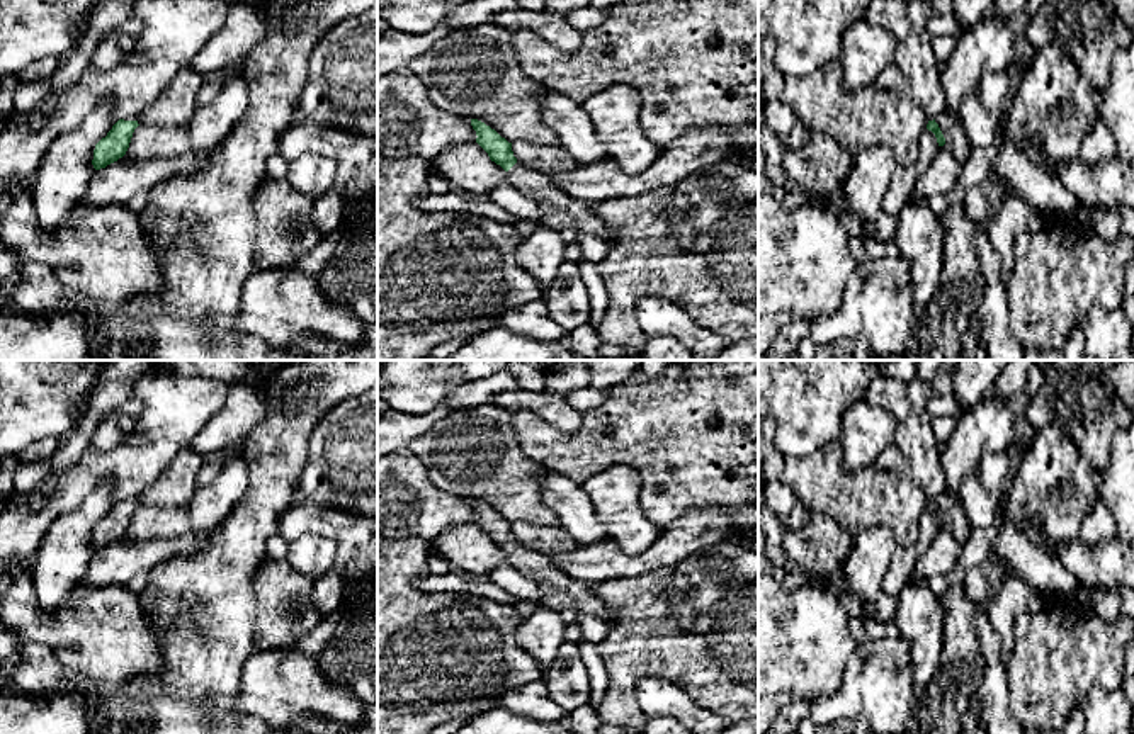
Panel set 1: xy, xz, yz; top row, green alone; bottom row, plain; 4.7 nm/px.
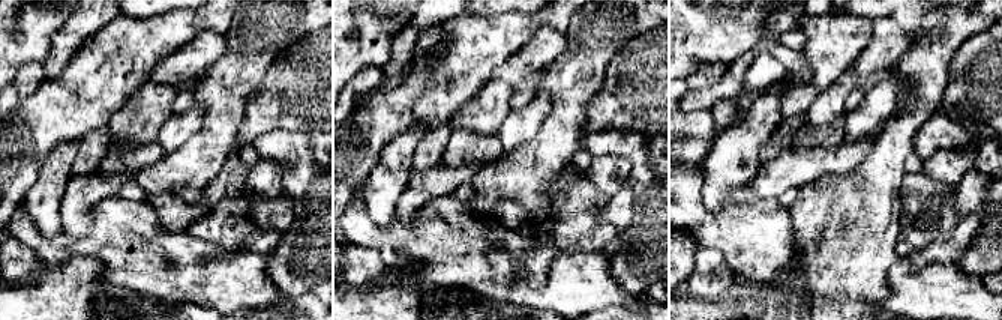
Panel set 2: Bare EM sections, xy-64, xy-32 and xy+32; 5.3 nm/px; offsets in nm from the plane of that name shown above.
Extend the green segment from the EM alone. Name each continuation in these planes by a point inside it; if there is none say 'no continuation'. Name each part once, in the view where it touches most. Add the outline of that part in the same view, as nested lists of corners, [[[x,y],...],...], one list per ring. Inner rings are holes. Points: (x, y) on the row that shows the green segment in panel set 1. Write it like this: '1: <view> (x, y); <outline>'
1: yz (951, 126); [[[942,112],[935,117],[935,122],[945,138],[945,146],[961,163],[964,163],[969,158],[972,148],[966,136],[961,117],[952,116],[950,112]]]

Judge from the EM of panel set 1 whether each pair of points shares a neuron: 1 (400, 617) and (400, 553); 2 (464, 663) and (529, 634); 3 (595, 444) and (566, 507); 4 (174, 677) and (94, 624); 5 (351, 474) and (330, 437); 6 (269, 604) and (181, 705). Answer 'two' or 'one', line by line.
1: one
2: two
3: two
4: two
5: one
6: two

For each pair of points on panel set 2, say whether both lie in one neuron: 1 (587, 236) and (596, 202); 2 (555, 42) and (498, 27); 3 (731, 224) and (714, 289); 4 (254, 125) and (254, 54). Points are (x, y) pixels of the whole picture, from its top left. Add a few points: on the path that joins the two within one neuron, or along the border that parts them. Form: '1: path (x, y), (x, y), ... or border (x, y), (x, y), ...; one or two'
1: path (587, 227), (587, 211); one
2: border (564, 32), (542, 26), (506, 60); two
3: border (699, 245), (717, 250), (737, 280); two
4: border (273, 62), (264, 84), (248, 99), (240, 125); two

